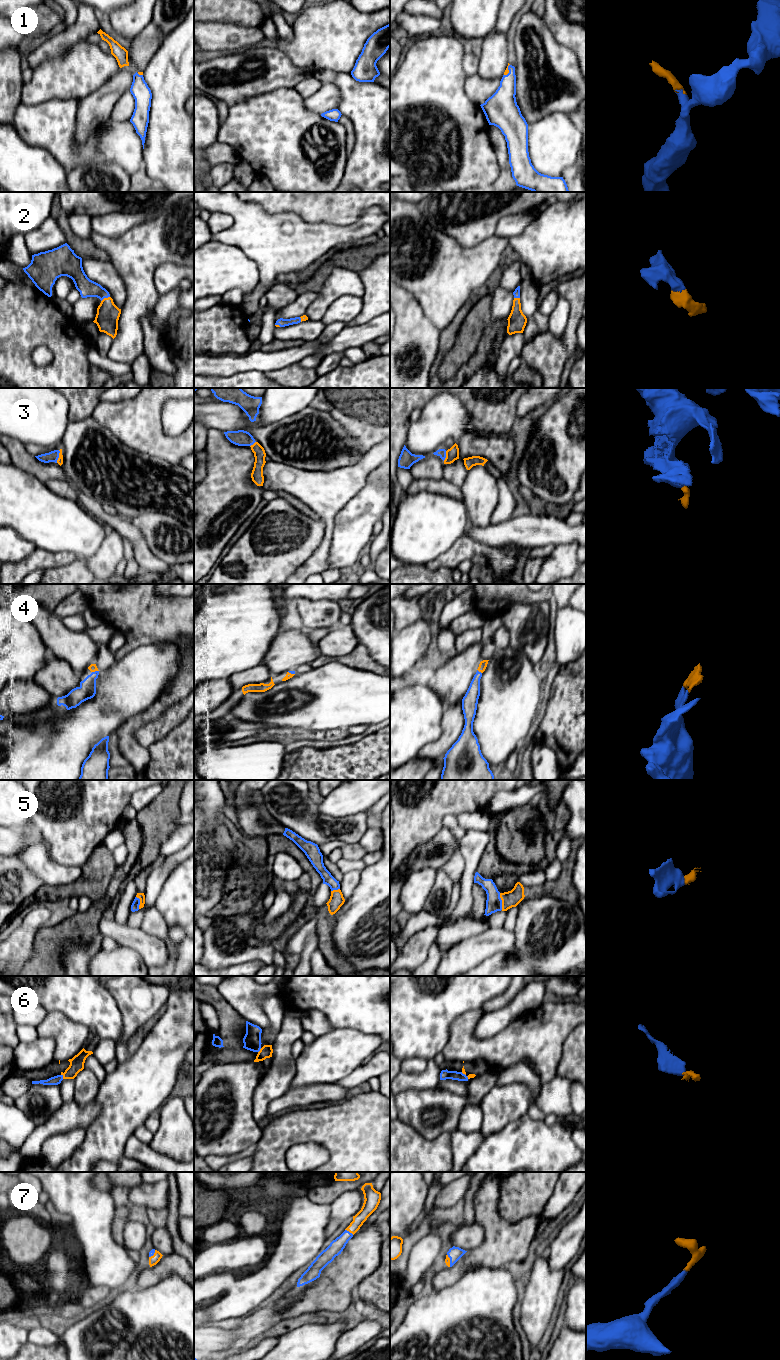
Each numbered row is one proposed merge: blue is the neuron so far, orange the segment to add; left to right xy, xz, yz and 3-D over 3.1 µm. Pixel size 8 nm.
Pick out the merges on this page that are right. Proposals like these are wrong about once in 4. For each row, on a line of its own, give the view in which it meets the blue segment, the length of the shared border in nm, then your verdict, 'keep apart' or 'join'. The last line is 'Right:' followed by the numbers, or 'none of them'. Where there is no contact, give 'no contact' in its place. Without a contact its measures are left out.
1: meets blue in yz; contact 100 nm long; join
2: meets blue in xy; contact 80 nm long; join
3: meets blue in xy; contact 110 nm long; join
4: meets blue in xy; contact 60 nm long; join
5: meets blue in yz; contact 140 nm long; join
6: meets blue in xy; contact 40 nm long; join
7: meets blue in xz; contact 80 nm long; join
Right: 1, 2, 3, 4, 5, 6, 7

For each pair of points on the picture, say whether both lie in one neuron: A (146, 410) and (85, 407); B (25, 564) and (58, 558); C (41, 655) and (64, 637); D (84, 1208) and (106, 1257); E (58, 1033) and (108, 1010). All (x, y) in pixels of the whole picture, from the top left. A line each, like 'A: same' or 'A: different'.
A: different
B: same
C: different
D: same
E: different

